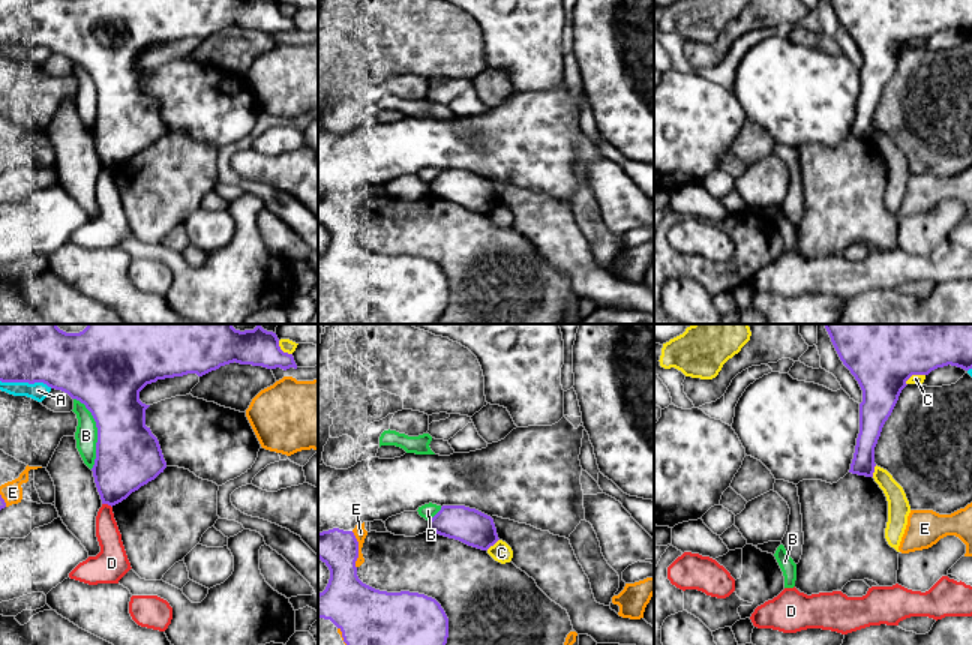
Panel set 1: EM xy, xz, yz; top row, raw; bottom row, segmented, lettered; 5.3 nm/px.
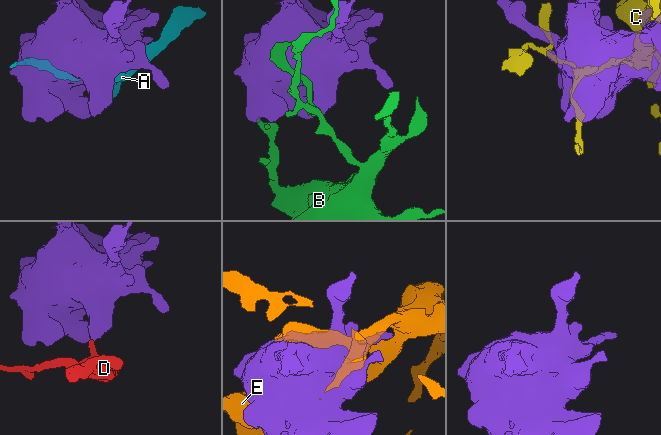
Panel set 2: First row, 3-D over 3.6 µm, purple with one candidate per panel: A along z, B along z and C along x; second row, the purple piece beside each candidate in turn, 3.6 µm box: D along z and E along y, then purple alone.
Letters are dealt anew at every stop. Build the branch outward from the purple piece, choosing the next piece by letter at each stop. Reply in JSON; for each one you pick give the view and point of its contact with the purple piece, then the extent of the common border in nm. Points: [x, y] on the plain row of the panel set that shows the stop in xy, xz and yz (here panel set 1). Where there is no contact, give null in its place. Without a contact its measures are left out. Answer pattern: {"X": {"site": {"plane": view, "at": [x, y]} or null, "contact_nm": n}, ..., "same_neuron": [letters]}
{"same_neuron": []}

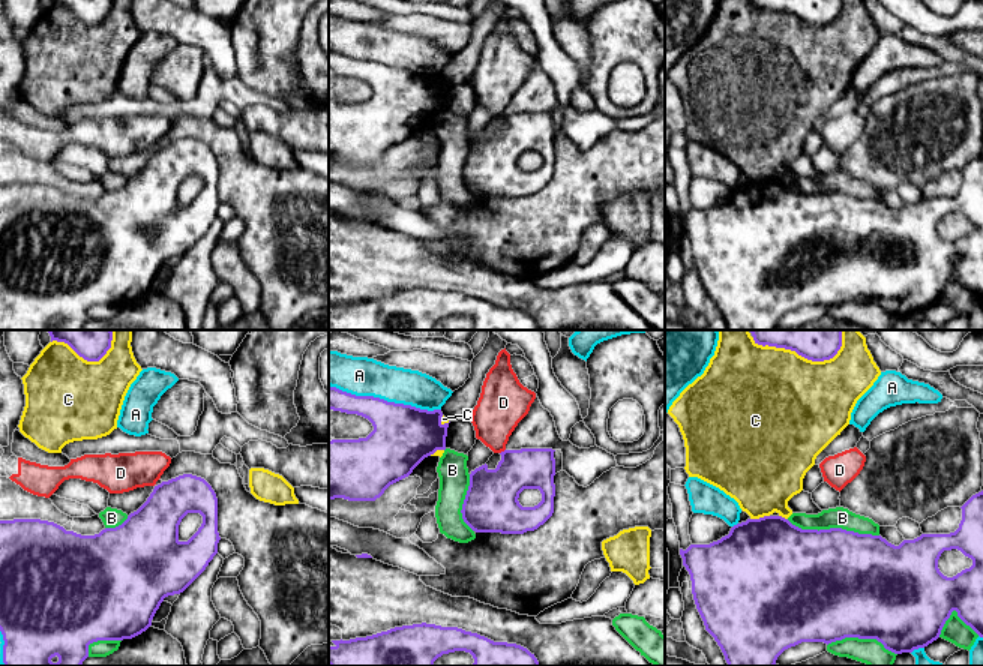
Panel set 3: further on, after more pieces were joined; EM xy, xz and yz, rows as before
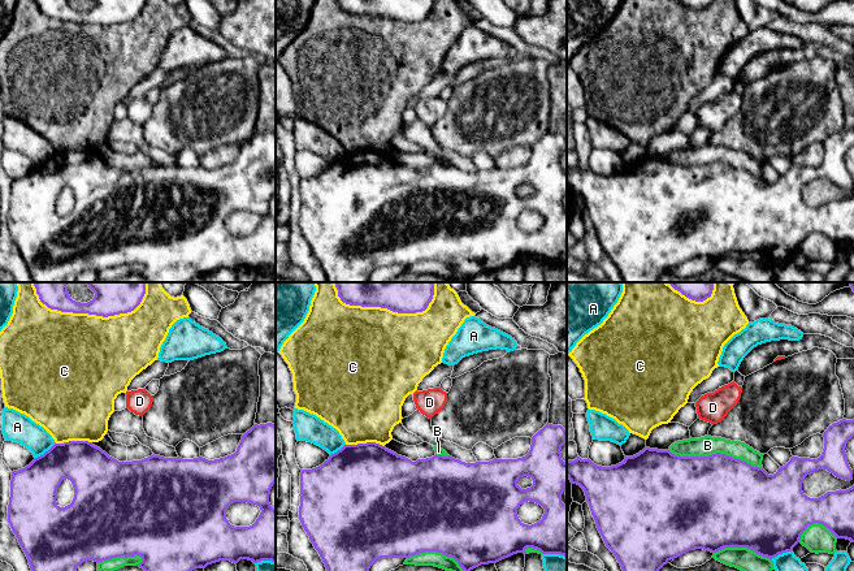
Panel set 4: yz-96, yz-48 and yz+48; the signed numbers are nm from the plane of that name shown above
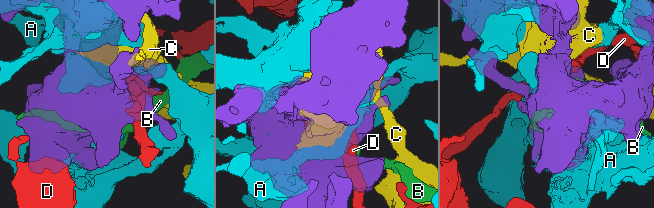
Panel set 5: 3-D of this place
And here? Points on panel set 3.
{"same_neuron": []}

